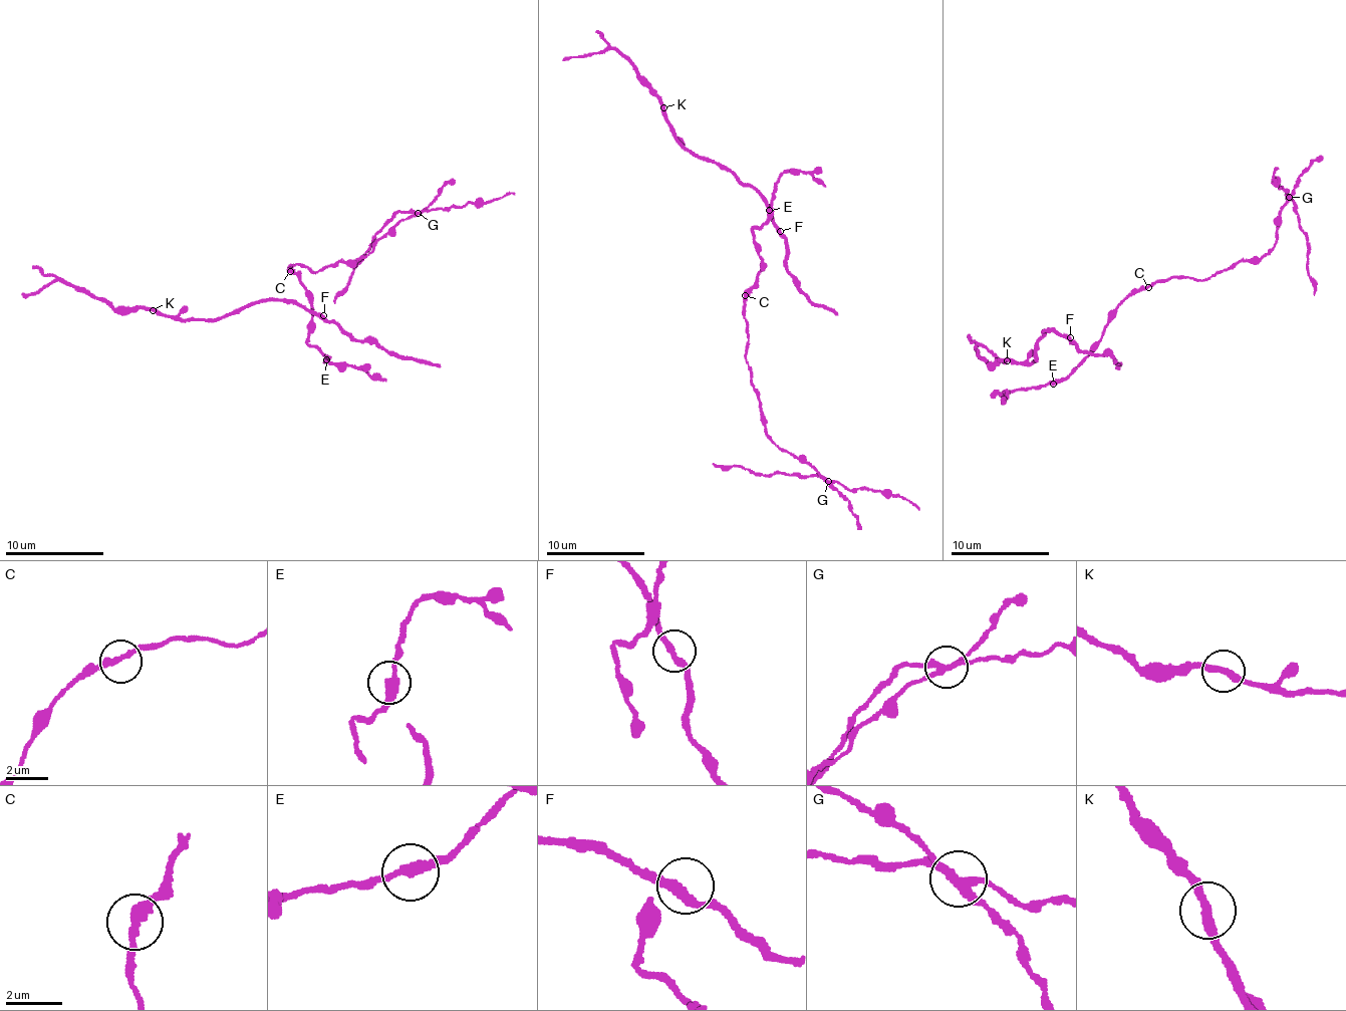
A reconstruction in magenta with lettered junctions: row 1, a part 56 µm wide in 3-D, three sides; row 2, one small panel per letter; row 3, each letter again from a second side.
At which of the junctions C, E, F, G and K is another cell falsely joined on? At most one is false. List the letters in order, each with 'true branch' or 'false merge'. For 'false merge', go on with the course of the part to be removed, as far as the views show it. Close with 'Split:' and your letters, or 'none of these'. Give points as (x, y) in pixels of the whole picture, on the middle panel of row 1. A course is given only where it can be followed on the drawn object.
C: true branch
E: true branch
F: true branch
G: false merge; foreign part runs (828, 481), (781, 471), (756, 475), (745, 467), (714, 464)
K: true branch
Split: G

